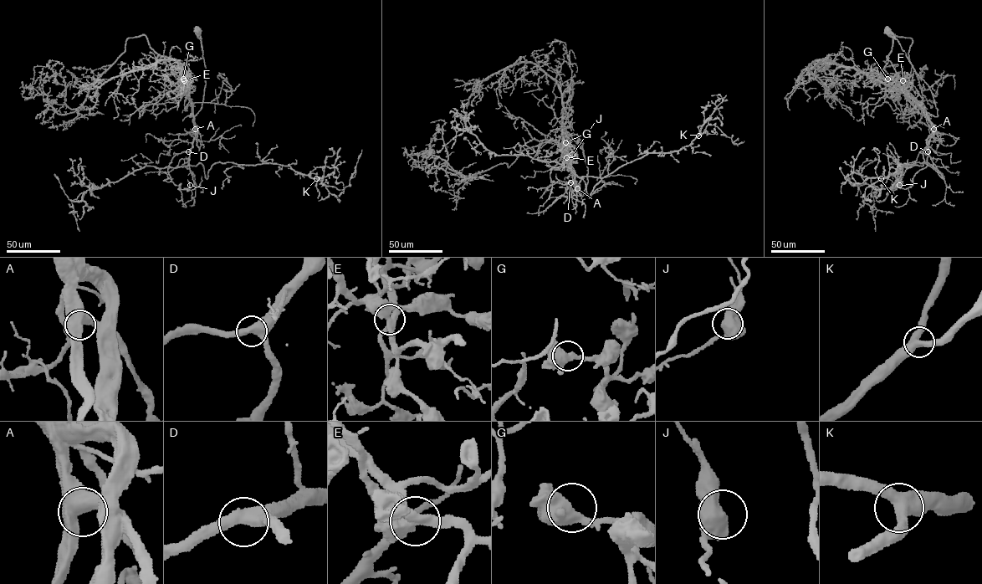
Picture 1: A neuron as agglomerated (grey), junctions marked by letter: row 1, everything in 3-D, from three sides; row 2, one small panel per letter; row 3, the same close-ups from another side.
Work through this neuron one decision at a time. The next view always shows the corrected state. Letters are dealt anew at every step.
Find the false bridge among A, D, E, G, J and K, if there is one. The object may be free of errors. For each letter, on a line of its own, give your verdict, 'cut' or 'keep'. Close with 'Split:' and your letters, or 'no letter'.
A: keep
D: keep
E: cut
G: keep
J: keep
K: keep
Split: E

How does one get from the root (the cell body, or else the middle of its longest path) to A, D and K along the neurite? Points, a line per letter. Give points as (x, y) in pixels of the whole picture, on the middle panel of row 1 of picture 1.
A: (579, 142), (588, 174), (584, 192), (576, 192), (575, 181), (577, 188)
D: (579, 142), (587, 167), (587, 183), (583, 192), (577, 192), (575, 181), (578, 186), (574, 181), (570, 182)
K: (579, 142), (587, 183), (583, 192), (575, 189), (583, 177), (589, 197), (621, 166), (677, 151), (698, 135)

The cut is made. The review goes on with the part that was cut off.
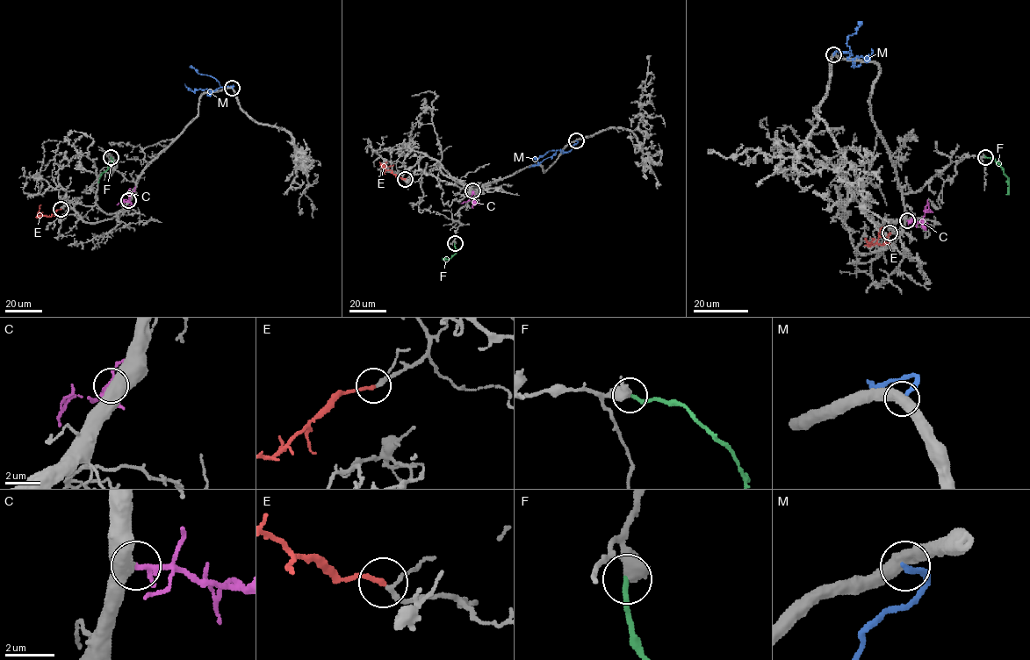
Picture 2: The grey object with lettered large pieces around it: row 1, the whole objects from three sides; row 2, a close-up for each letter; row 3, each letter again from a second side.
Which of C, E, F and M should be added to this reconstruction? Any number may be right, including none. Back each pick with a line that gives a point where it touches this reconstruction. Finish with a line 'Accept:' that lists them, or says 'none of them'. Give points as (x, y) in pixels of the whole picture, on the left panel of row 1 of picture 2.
C: Touches grey at (128, 200)
E: Touches grey at (61, 209)
F: Touches grey at (111, 157)
Accept: C, E, F

